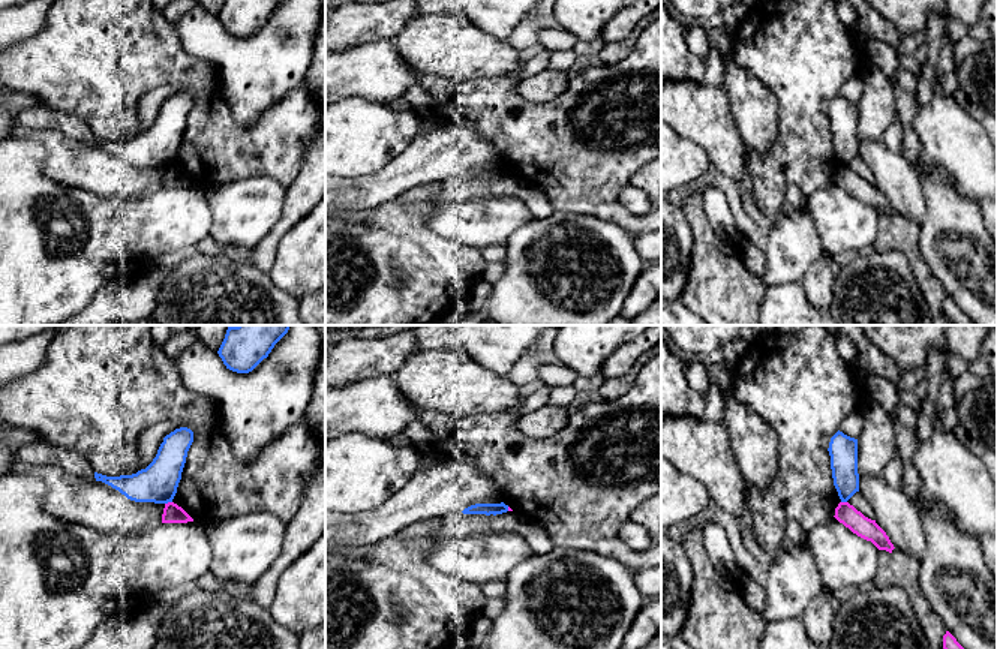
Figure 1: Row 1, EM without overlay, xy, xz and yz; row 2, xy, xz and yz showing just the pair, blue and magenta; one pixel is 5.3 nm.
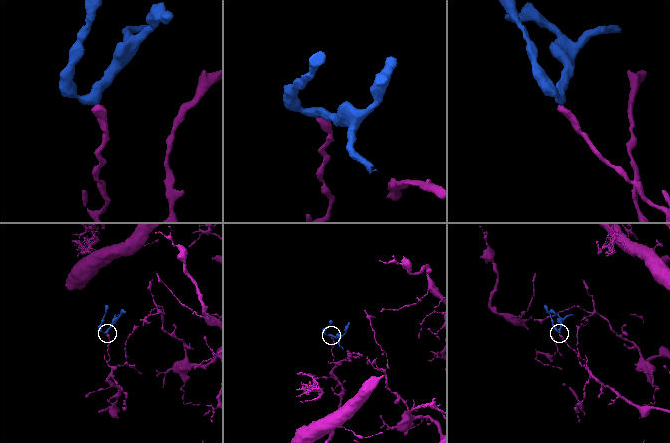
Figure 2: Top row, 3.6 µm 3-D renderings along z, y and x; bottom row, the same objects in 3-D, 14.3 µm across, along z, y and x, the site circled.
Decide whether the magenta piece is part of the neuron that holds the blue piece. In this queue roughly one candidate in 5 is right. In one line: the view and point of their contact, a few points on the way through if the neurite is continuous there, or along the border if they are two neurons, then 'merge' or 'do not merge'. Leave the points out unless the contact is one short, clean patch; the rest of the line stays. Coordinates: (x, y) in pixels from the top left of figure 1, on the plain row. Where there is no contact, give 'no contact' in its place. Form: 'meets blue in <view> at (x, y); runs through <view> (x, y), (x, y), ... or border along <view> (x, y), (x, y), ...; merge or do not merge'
meets blue in xy at (168, 165); border along xy (171, 165), (165, 168); do not merge

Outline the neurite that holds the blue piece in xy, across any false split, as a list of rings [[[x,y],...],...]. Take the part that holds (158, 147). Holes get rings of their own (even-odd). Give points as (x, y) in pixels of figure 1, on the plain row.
[[[175,93],[163,102],[156,121],[145,133],[120,141],[94,136],[94,142],[135,166],[172,166],[192,106],[193,96],[190,93]]]

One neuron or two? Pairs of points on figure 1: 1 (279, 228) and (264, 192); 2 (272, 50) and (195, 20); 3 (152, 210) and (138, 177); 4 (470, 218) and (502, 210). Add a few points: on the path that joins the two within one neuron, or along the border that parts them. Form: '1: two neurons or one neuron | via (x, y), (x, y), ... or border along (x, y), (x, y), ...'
1: two neurons | border along (287, 189), (281, 218), (252, 248)
2: one neuron | via (252, 50), (225, 50), (215, 39)
3: two neurons | border along (161, 186), (141, 198), (111, 198)
4: one neuron | via (477, 218), (495, 218)

